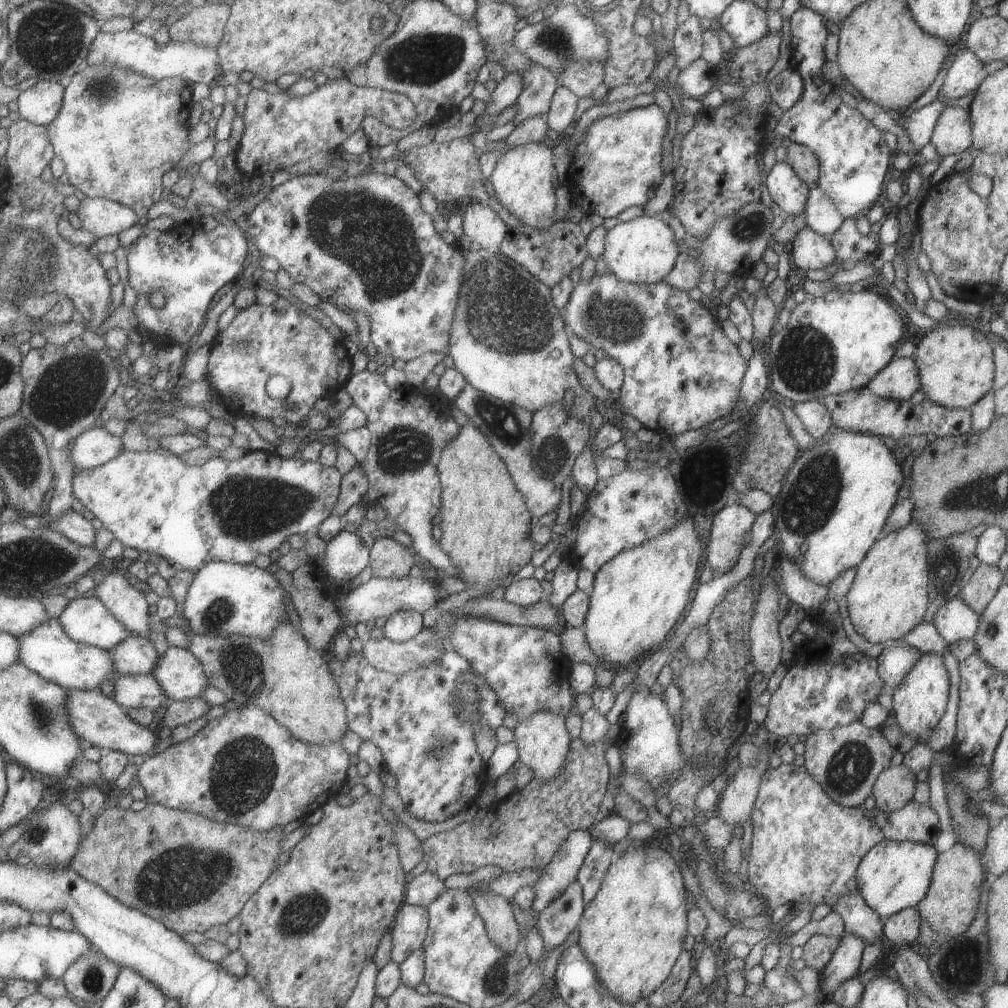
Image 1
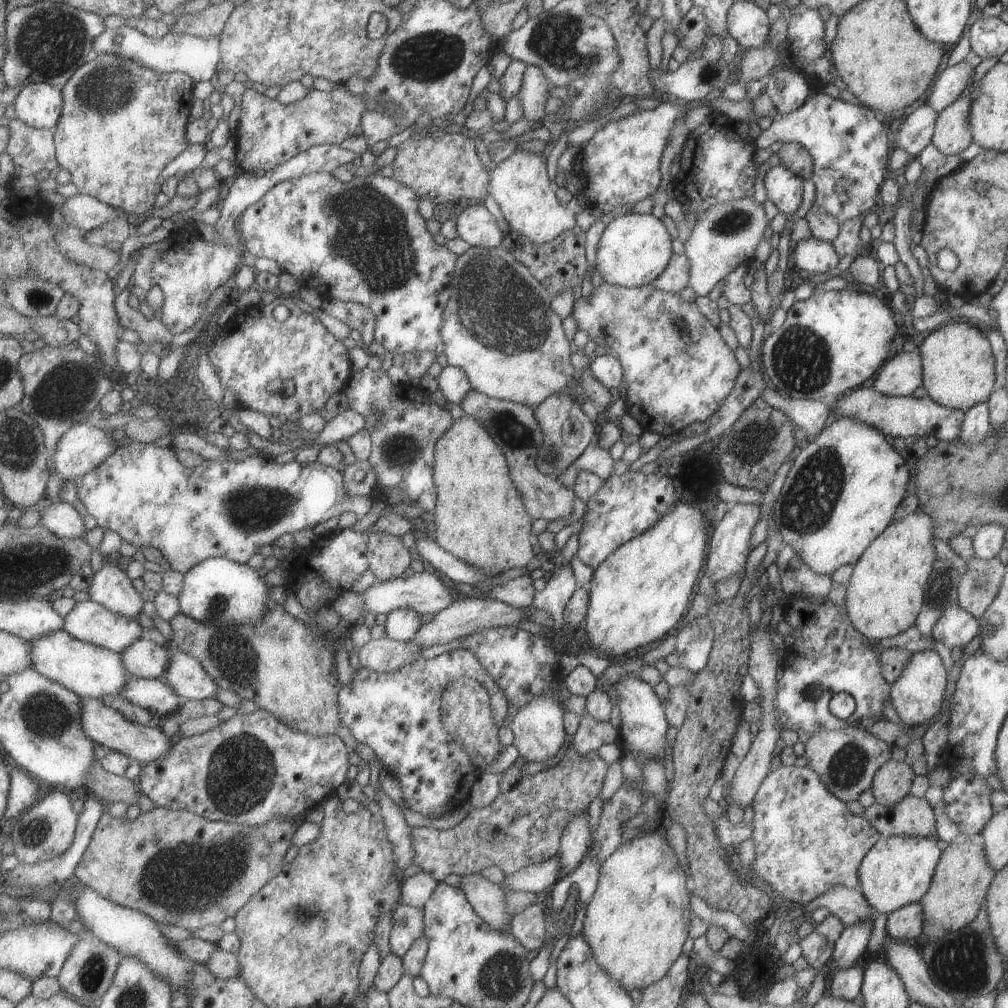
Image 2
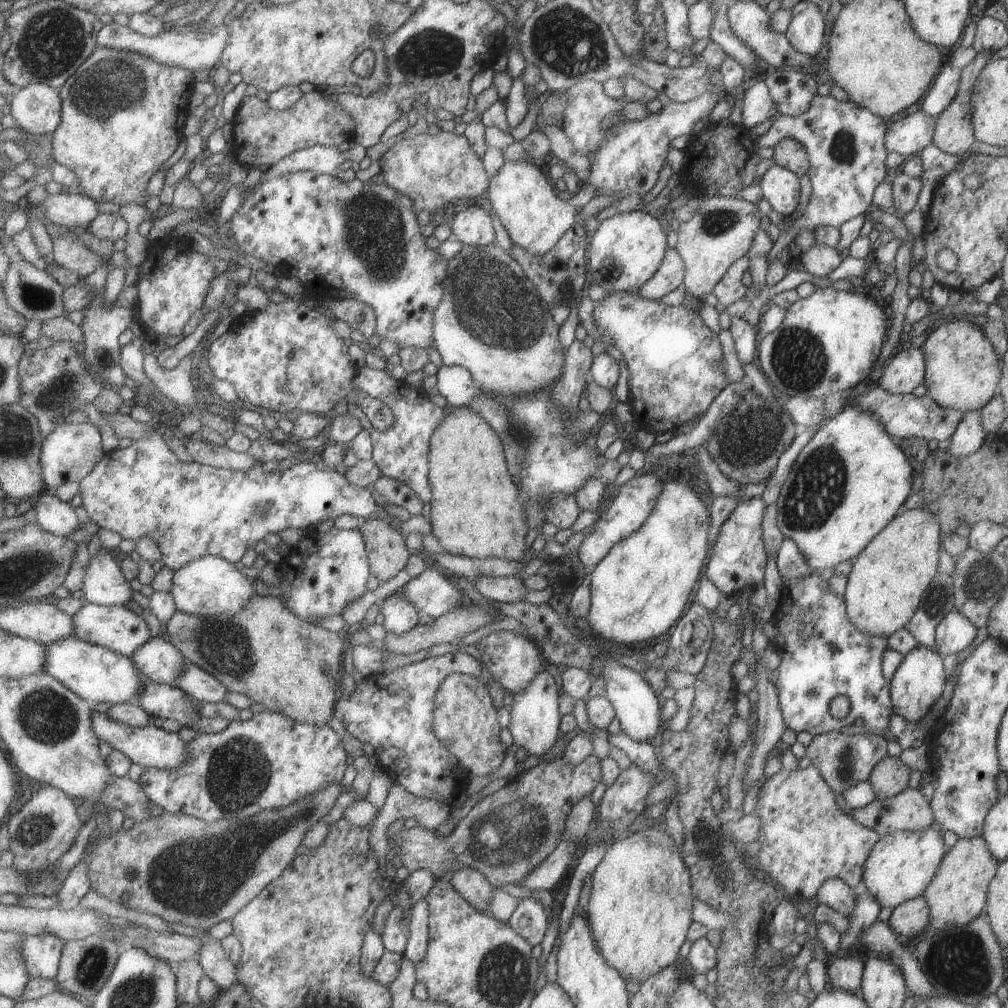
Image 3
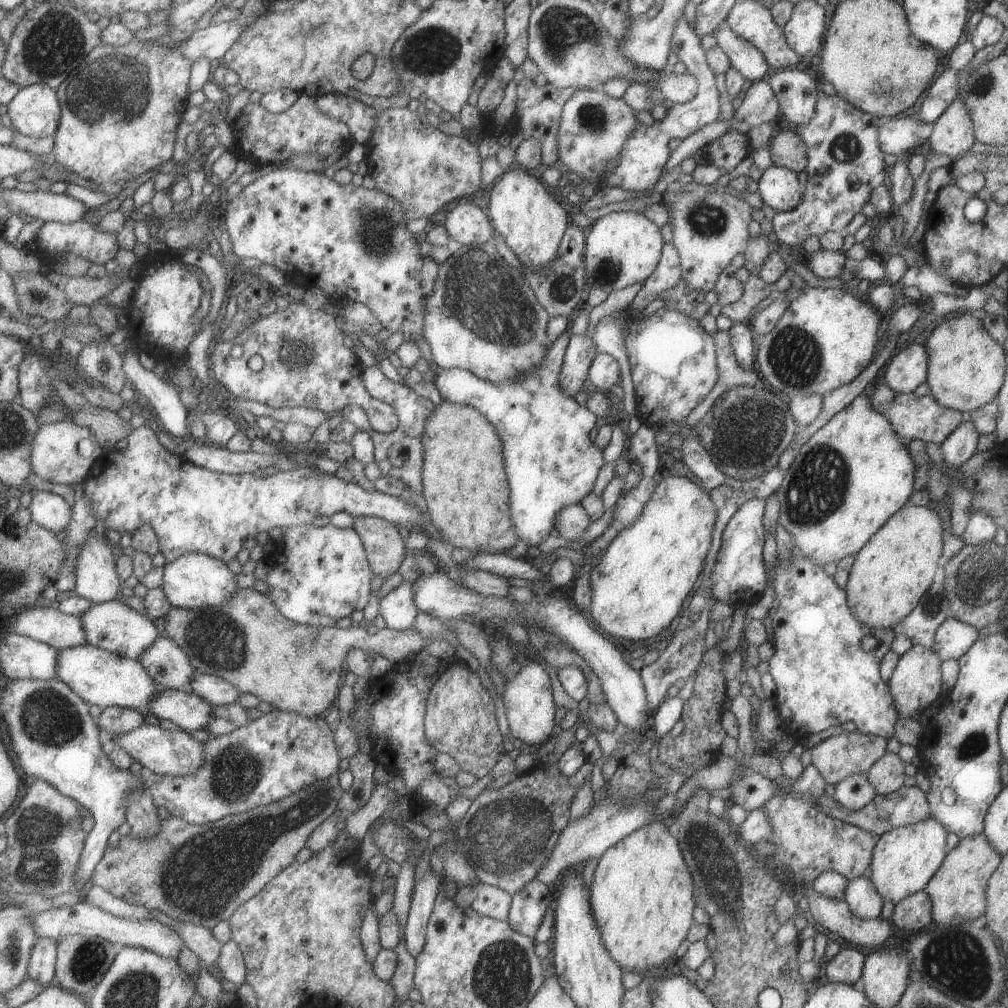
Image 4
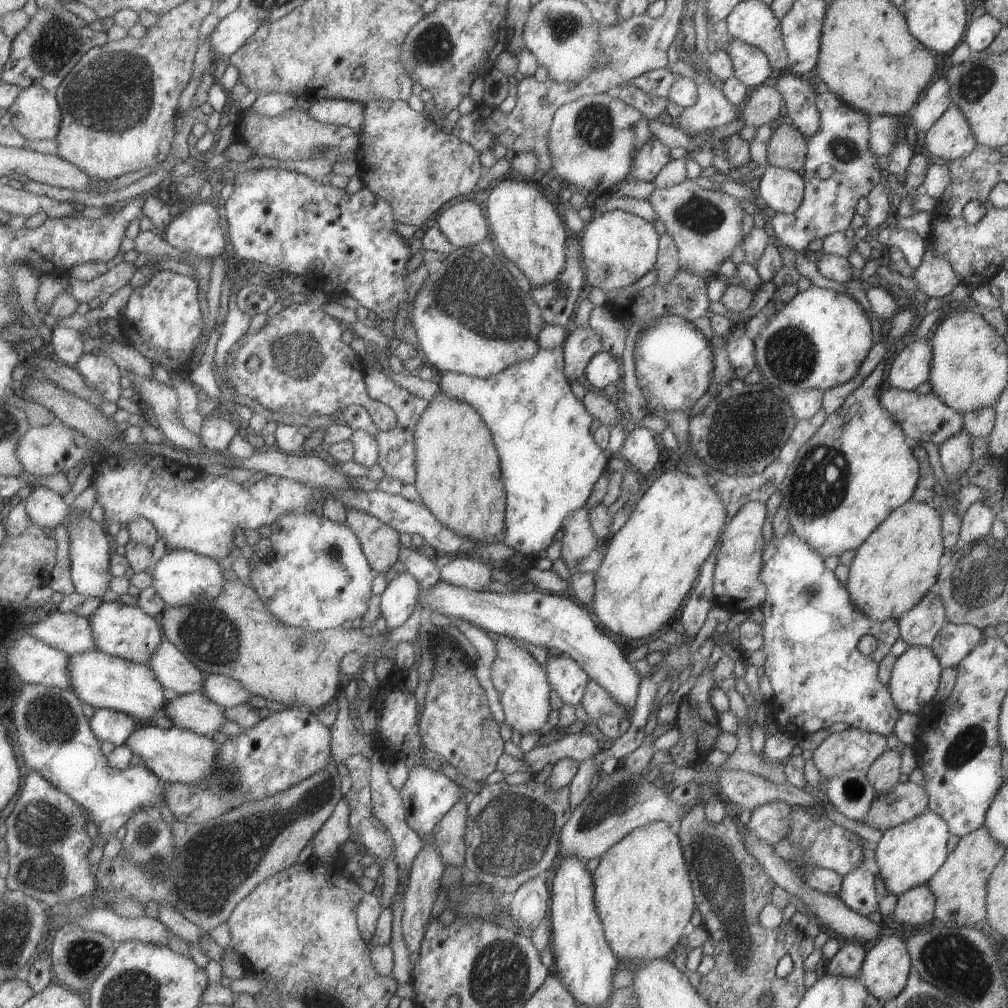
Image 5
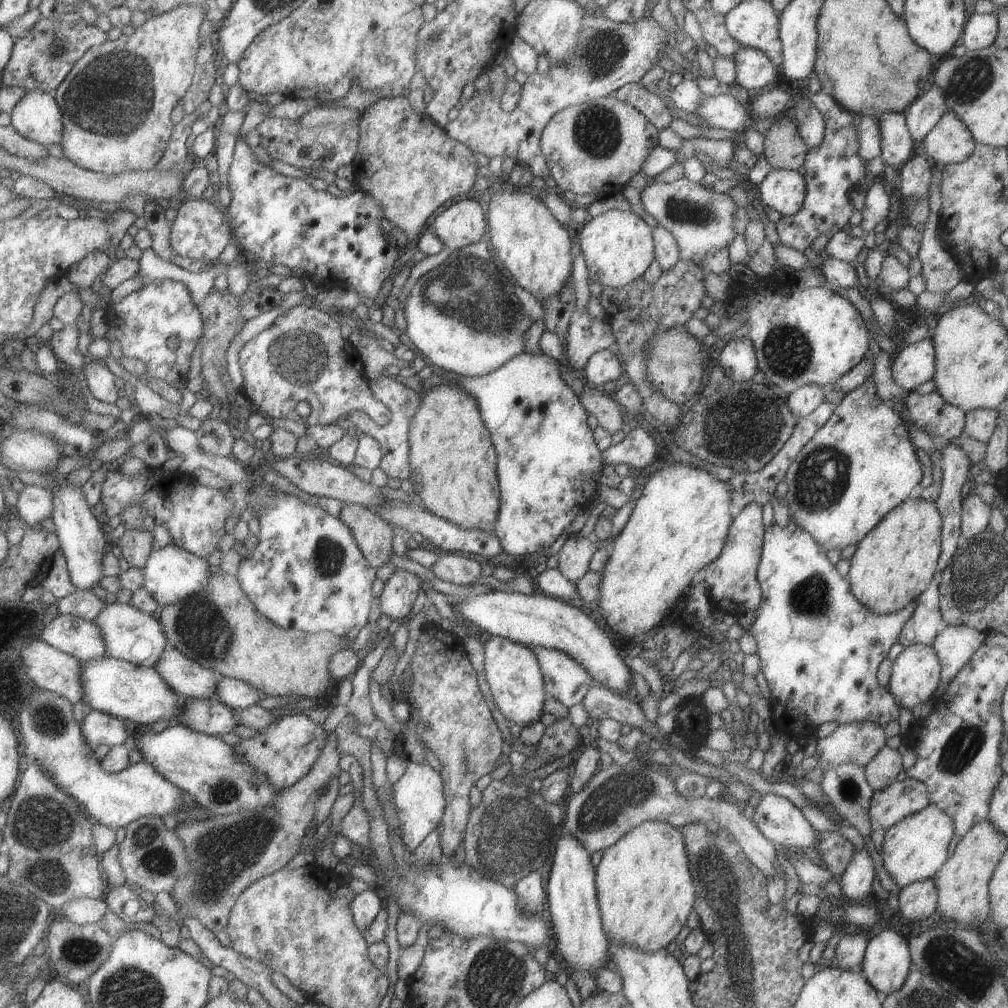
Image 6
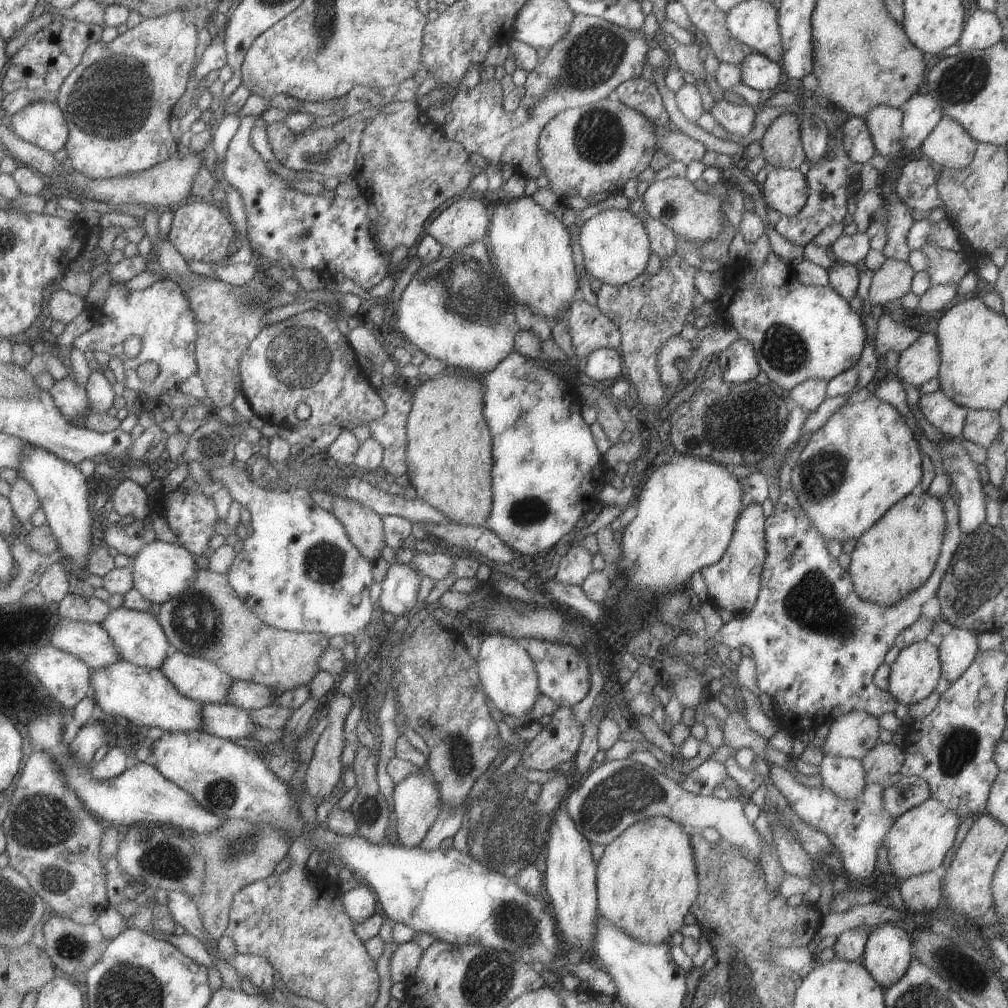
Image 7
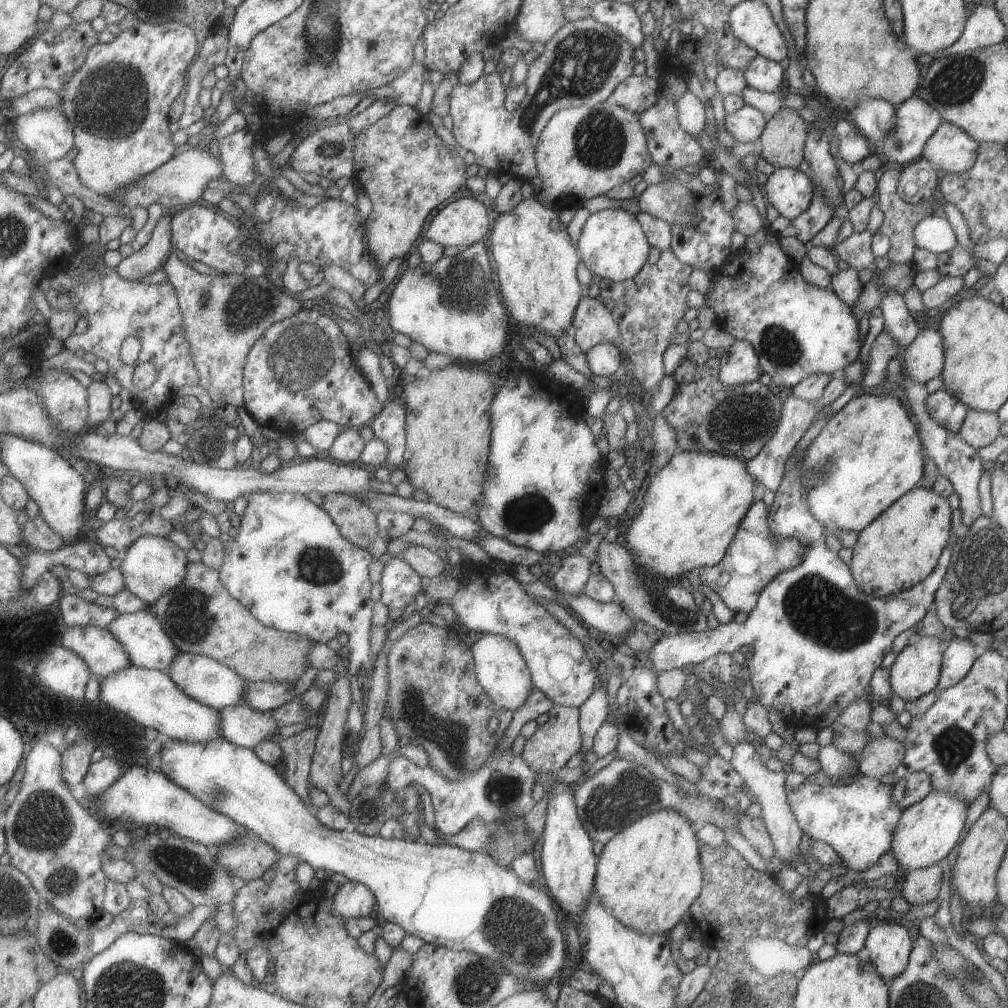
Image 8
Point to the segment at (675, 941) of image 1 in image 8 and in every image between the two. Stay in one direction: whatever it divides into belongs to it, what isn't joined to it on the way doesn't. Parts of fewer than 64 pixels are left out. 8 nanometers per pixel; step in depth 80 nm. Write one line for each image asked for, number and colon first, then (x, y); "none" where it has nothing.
2: (637, 919)
3: (640, 905)
4: (641, 897)
5: (642, 893)
6: (644, 891)
7: (645, 882)
8: (647, 875)

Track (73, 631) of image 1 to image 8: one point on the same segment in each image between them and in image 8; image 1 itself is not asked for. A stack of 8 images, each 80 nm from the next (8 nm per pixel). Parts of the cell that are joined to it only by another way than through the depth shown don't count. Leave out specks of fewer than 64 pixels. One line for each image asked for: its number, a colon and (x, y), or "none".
2: (90, 621)
3: (119, 628)
4: (116, 627)
5: (125, 631)
6: (132, 634)
7: (139, 637)
8: (147, 643)

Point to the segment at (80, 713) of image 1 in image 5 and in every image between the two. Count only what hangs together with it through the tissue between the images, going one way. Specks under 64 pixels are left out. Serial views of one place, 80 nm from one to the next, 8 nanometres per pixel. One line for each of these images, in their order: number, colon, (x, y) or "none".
2: (105, 724)
3: (151, 746)
4: (172, 753)
5: (178, 755)

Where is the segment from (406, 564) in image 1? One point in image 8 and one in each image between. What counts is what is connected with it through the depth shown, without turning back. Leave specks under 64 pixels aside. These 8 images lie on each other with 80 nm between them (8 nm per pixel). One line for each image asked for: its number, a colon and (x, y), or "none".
2: (388, 557)
3: (387, 552)
4: (382, 539)
5: (381, 542)
6: (375, 535)
7: (365, 526)
8: (359, 523)

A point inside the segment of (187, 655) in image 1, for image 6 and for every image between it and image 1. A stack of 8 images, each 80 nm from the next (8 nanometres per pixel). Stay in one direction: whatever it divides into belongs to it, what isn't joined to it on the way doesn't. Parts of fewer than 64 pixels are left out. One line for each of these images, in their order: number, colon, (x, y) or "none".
2: (186, 674)
3: (196, 681)
4: (216, 690)
5: (225, 691)
6: (237, 694)

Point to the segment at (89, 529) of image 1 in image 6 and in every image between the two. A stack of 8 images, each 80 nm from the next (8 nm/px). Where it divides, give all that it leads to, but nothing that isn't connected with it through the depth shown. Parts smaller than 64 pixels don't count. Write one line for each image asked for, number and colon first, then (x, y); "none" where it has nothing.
2: (63, 519)
3: (56, 516)
4: (50, 510)
5: (46, 507)
6: (35, 504)

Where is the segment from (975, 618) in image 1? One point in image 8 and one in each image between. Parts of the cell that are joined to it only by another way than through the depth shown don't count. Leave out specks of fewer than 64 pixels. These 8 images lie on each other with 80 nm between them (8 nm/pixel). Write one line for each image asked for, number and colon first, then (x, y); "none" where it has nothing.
2: (955, 627)
3: (954, 632)
4: (952, 638)
5: (952, 642)
6: (953, 644)
7: (957, 647)
8: (958, 656)

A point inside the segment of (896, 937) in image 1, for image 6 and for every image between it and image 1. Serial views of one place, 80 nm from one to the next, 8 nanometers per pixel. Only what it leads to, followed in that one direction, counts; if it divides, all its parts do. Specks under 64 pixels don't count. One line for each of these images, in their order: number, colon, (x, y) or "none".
2: (906, 922)
3: (912, 916)
4: (913, 912)
5: (915, 906)
6: (916, 901)

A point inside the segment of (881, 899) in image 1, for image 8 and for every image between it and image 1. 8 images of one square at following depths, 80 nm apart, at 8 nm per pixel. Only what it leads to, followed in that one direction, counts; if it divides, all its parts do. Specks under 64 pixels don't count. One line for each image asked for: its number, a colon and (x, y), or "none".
2: (897, 870)
3: (898, 868)
4: (903, 859)
5: (907, 855)
6: (912, 849)
7: (917, 841)
8: (927, 831)

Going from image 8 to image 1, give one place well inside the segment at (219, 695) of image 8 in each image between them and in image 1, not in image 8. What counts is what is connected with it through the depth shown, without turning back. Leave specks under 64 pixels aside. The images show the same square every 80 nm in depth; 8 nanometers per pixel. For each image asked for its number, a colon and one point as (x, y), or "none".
1: (136, 655)
2: (143, 658)
3: (159, 660)
4: (168, 664)
5: (174, 669)
6: (187, 677)
7: (197, 678)

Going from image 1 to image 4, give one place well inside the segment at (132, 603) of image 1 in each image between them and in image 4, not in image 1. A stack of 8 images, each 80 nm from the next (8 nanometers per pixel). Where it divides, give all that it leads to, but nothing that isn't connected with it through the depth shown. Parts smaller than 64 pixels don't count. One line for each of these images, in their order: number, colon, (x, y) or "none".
2: (110, 586)
3: (105, 583)
4: (98, 579)

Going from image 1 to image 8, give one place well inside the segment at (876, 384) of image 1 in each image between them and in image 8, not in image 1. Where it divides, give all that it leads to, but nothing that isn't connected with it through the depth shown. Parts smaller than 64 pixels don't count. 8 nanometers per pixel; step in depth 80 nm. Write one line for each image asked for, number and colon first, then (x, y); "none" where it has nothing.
2: (898, 377)
3: (905, 371)
4: (905, 369)
5: (908, 366)
6: (913, 364)
7: (919, 362)
8: (923, 360)

